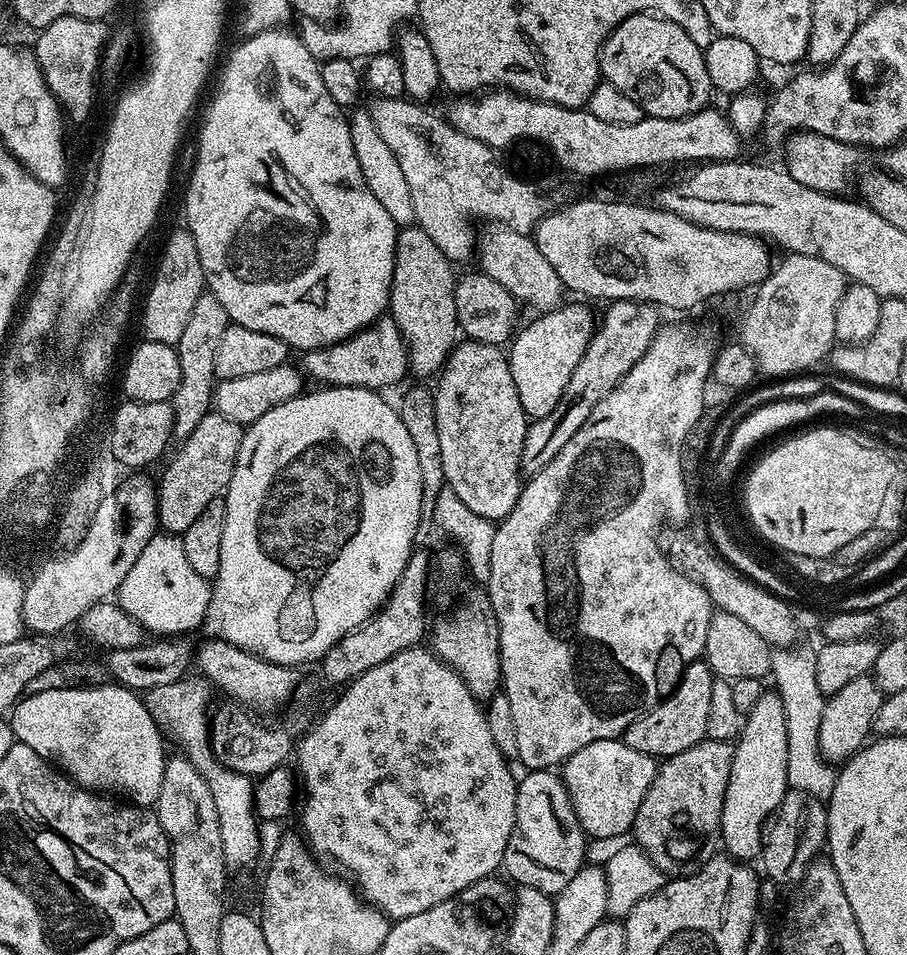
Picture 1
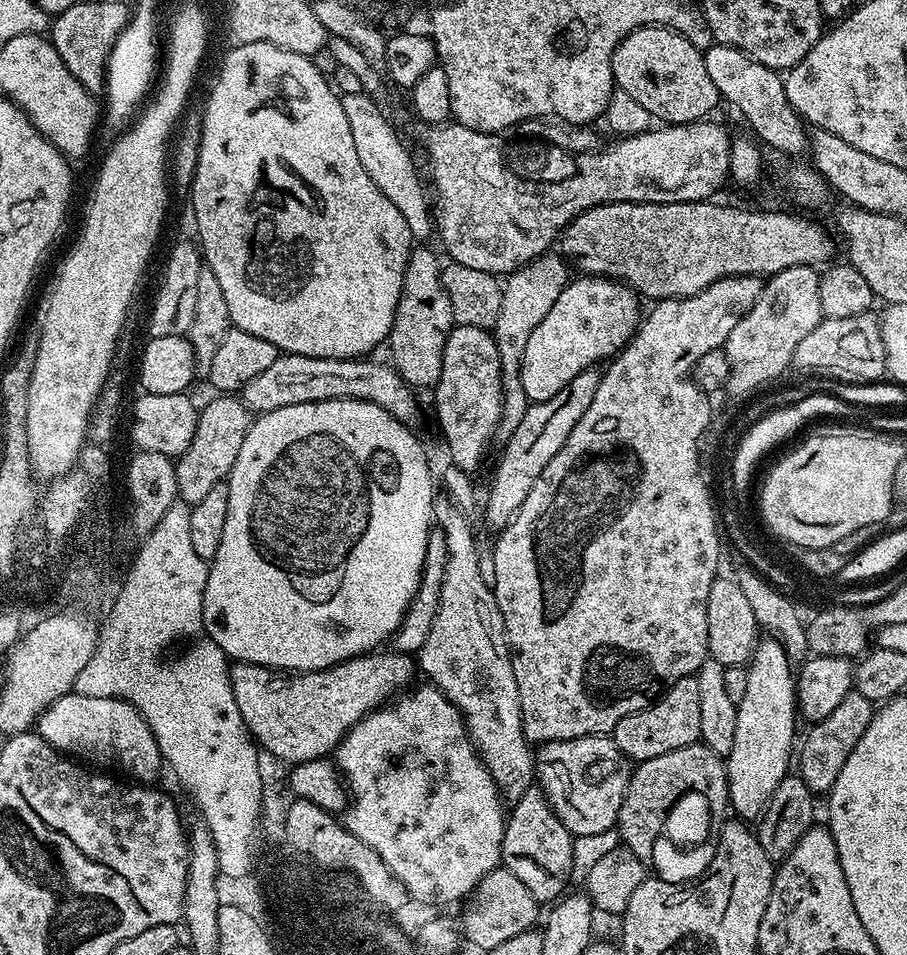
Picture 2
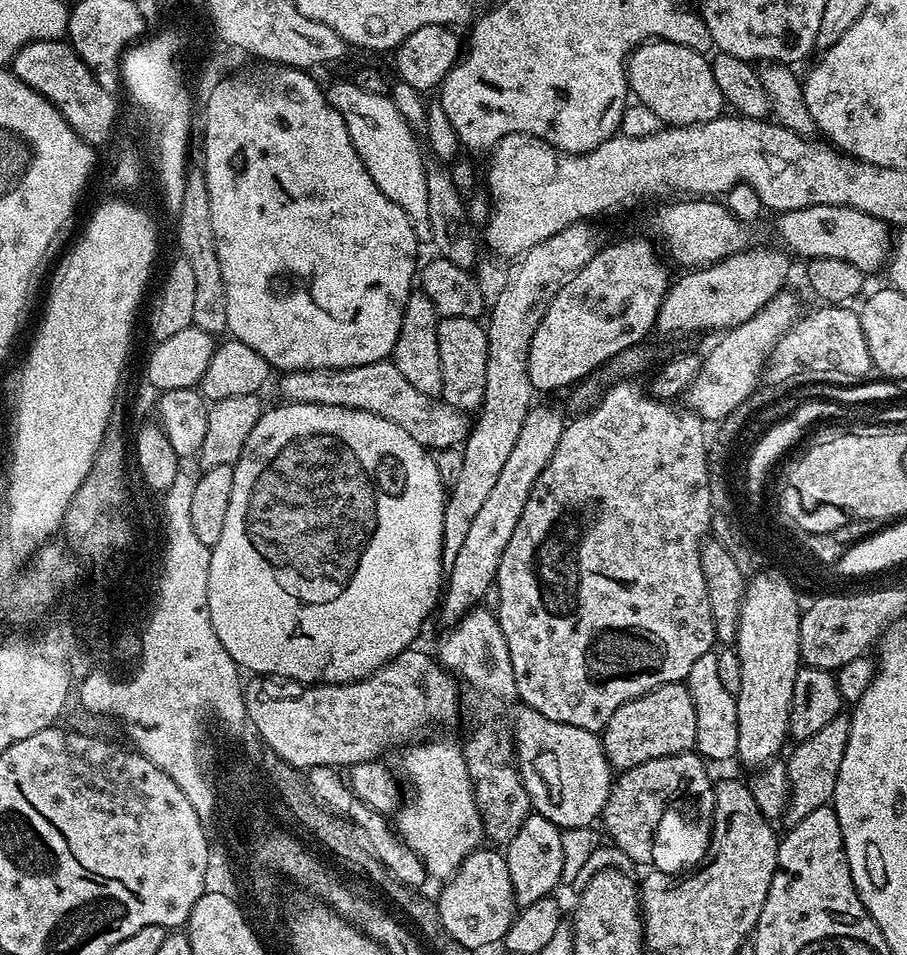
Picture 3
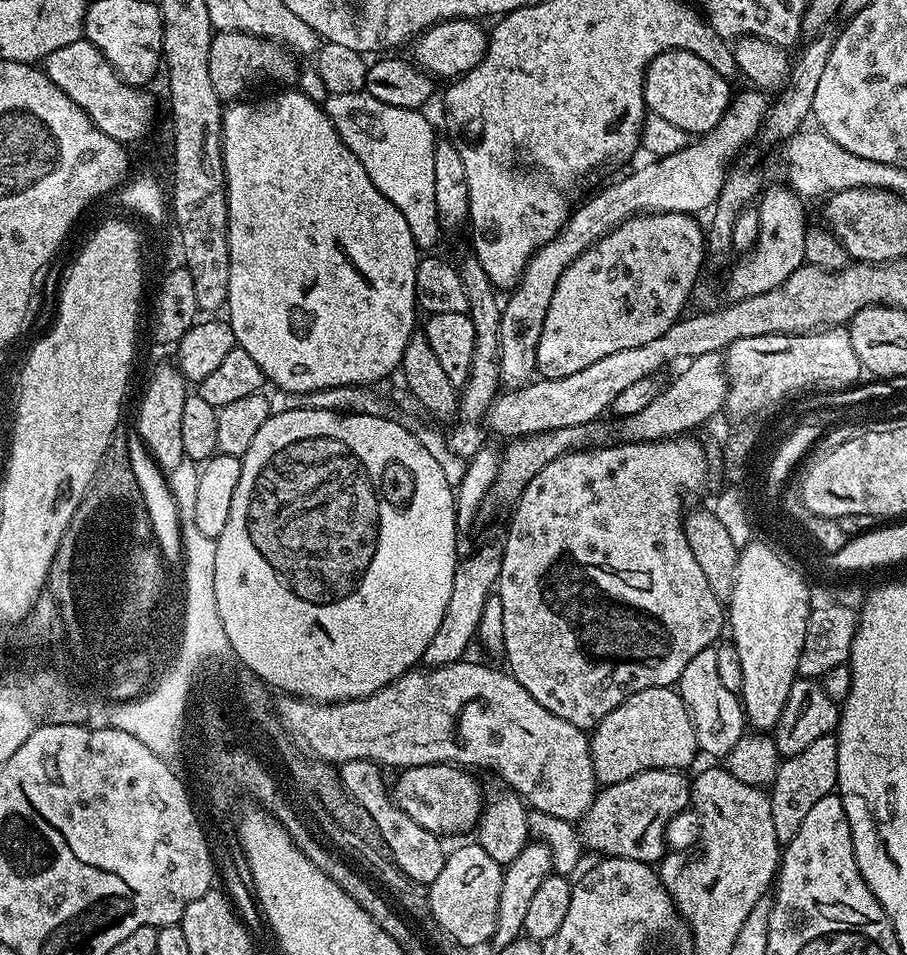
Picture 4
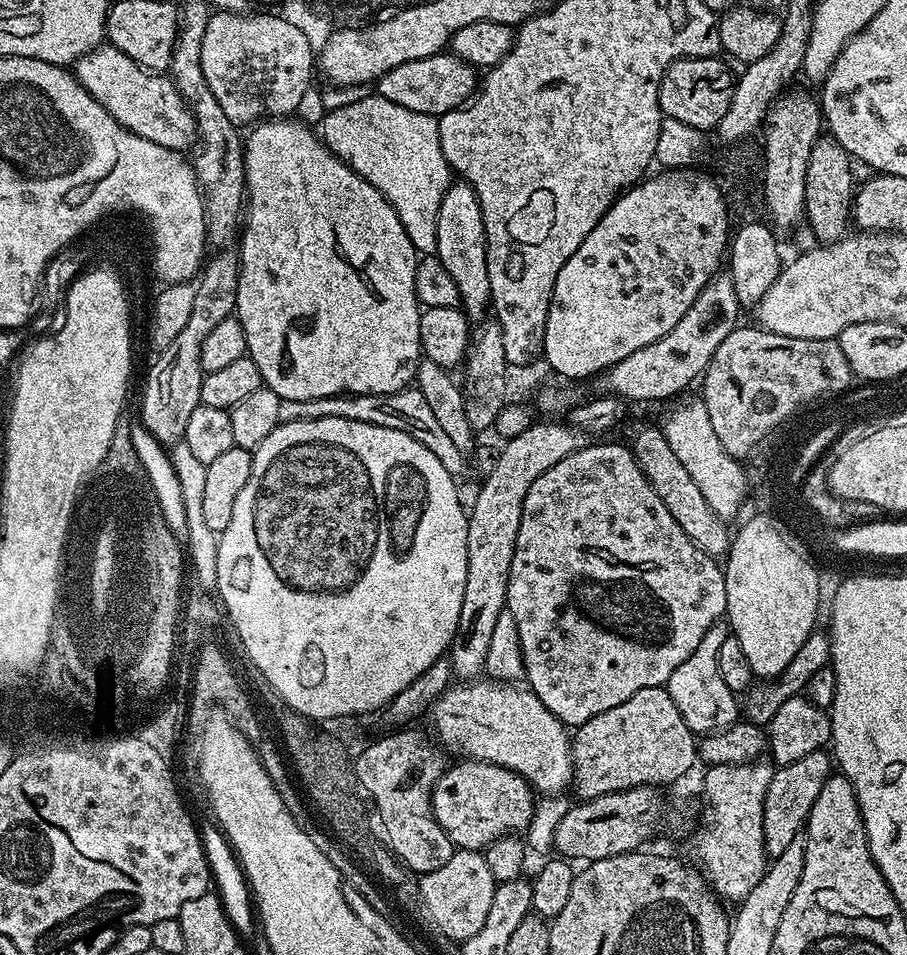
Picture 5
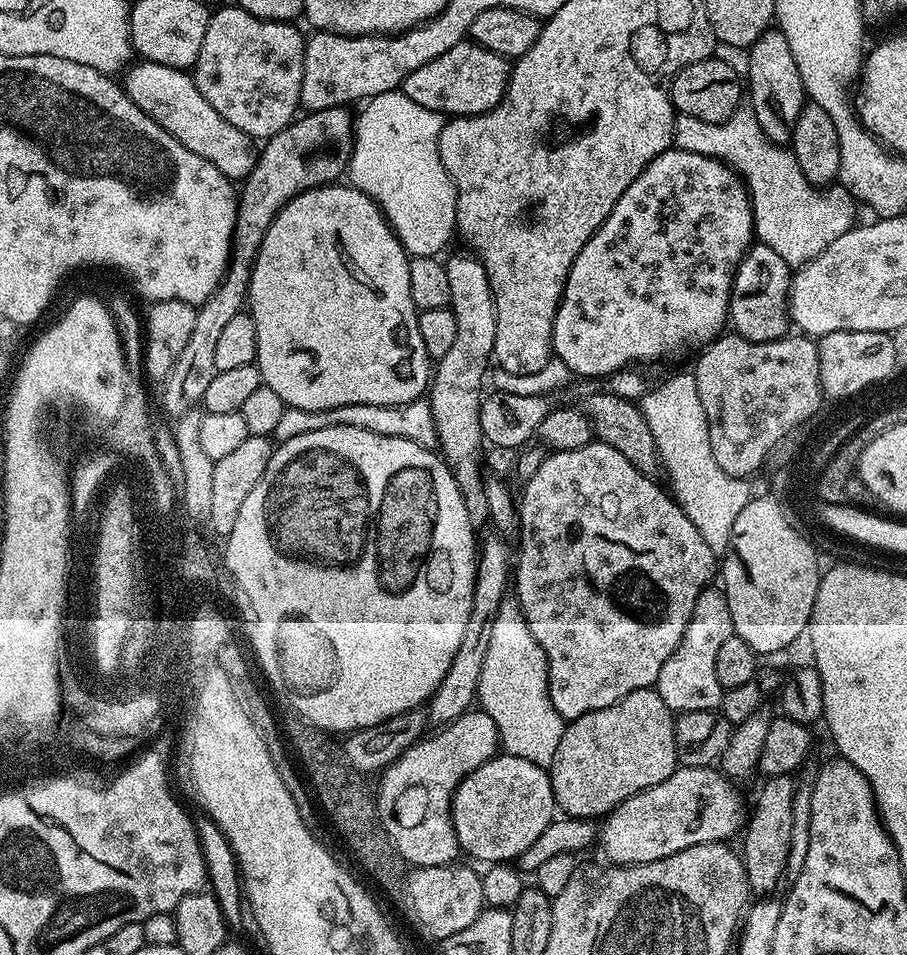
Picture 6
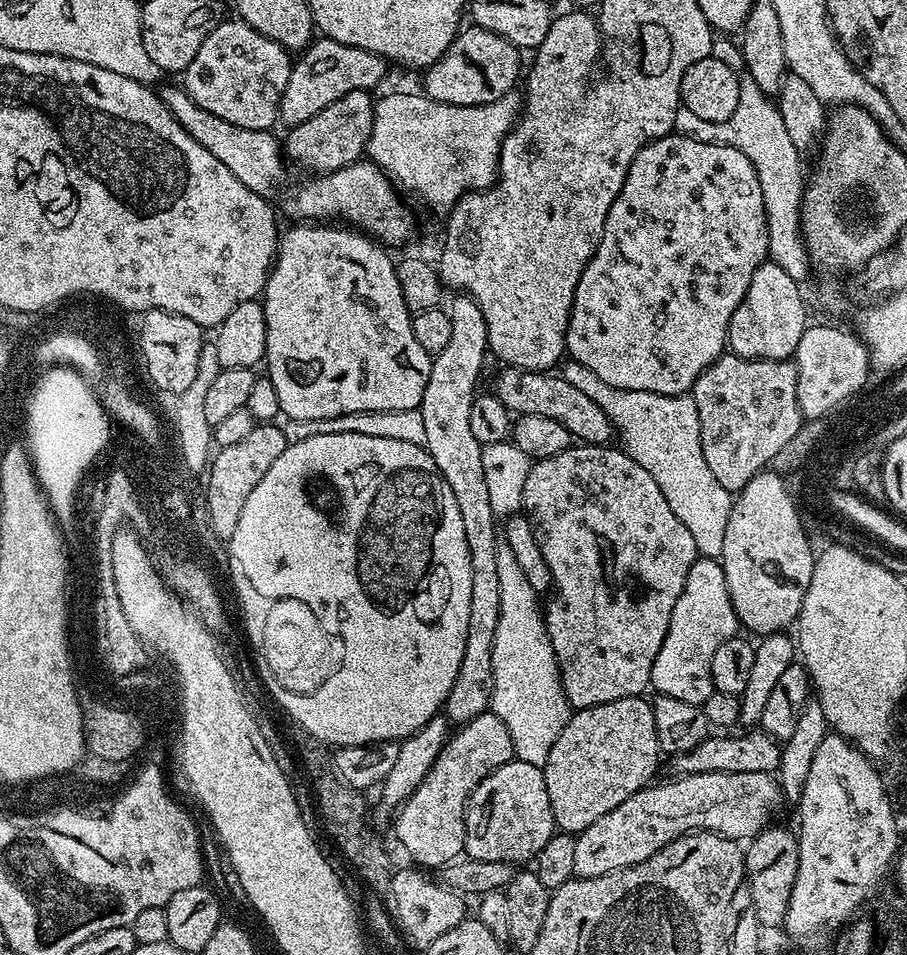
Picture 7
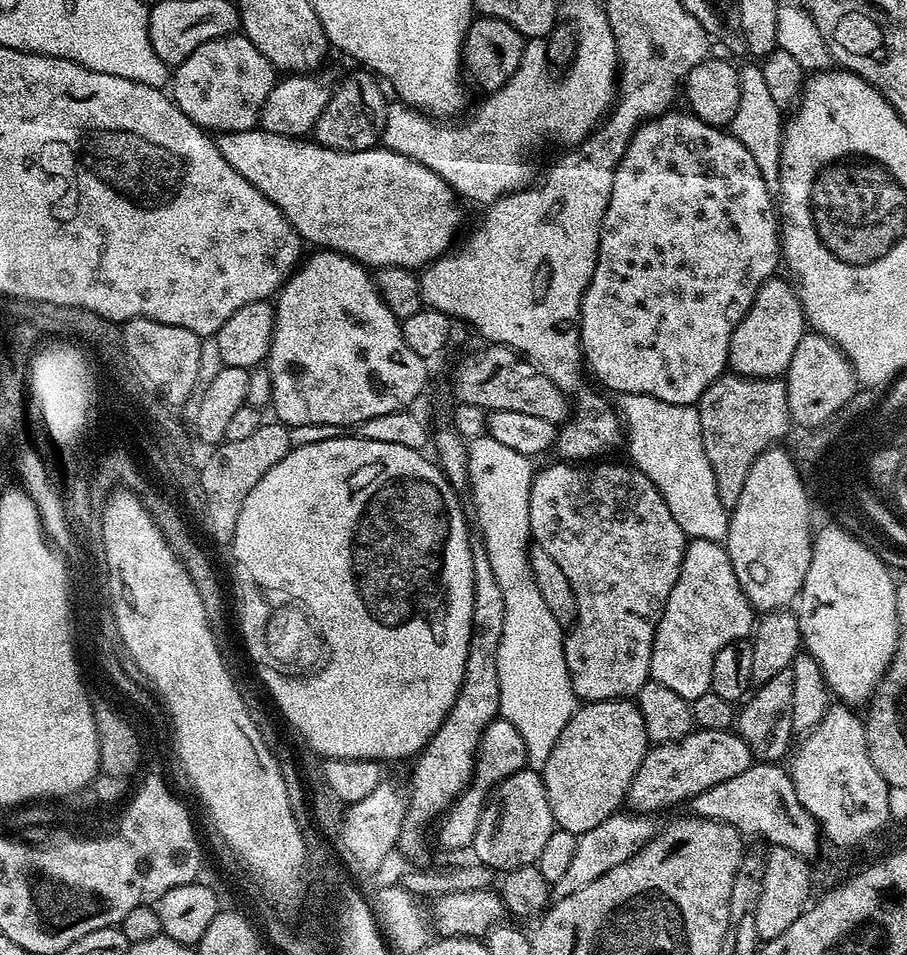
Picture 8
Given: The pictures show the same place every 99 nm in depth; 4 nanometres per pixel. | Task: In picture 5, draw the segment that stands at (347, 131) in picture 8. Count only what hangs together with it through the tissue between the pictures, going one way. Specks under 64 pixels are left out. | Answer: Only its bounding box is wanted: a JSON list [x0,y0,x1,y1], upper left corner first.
[139,246,240,446]

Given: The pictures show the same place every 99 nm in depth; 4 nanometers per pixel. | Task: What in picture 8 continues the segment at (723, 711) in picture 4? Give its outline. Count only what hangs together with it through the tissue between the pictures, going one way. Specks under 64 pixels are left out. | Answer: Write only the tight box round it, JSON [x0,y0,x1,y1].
[650,540,754,701]

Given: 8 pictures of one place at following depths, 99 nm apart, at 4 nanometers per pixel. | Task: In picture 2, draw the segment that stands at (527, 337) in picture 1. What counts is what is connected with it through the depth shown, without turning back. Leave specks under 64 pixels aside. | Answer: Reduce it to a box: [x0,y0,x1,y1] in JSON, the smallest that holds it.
[520,274,642,401]

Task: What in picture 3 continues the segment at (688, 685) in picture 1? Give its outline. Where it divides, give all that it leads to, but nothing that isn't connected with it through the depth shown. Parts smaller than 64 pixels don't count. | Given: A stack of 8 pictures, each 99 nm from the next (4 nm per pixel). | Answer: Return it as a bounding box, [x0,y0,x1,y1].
[602,683,697,769]

